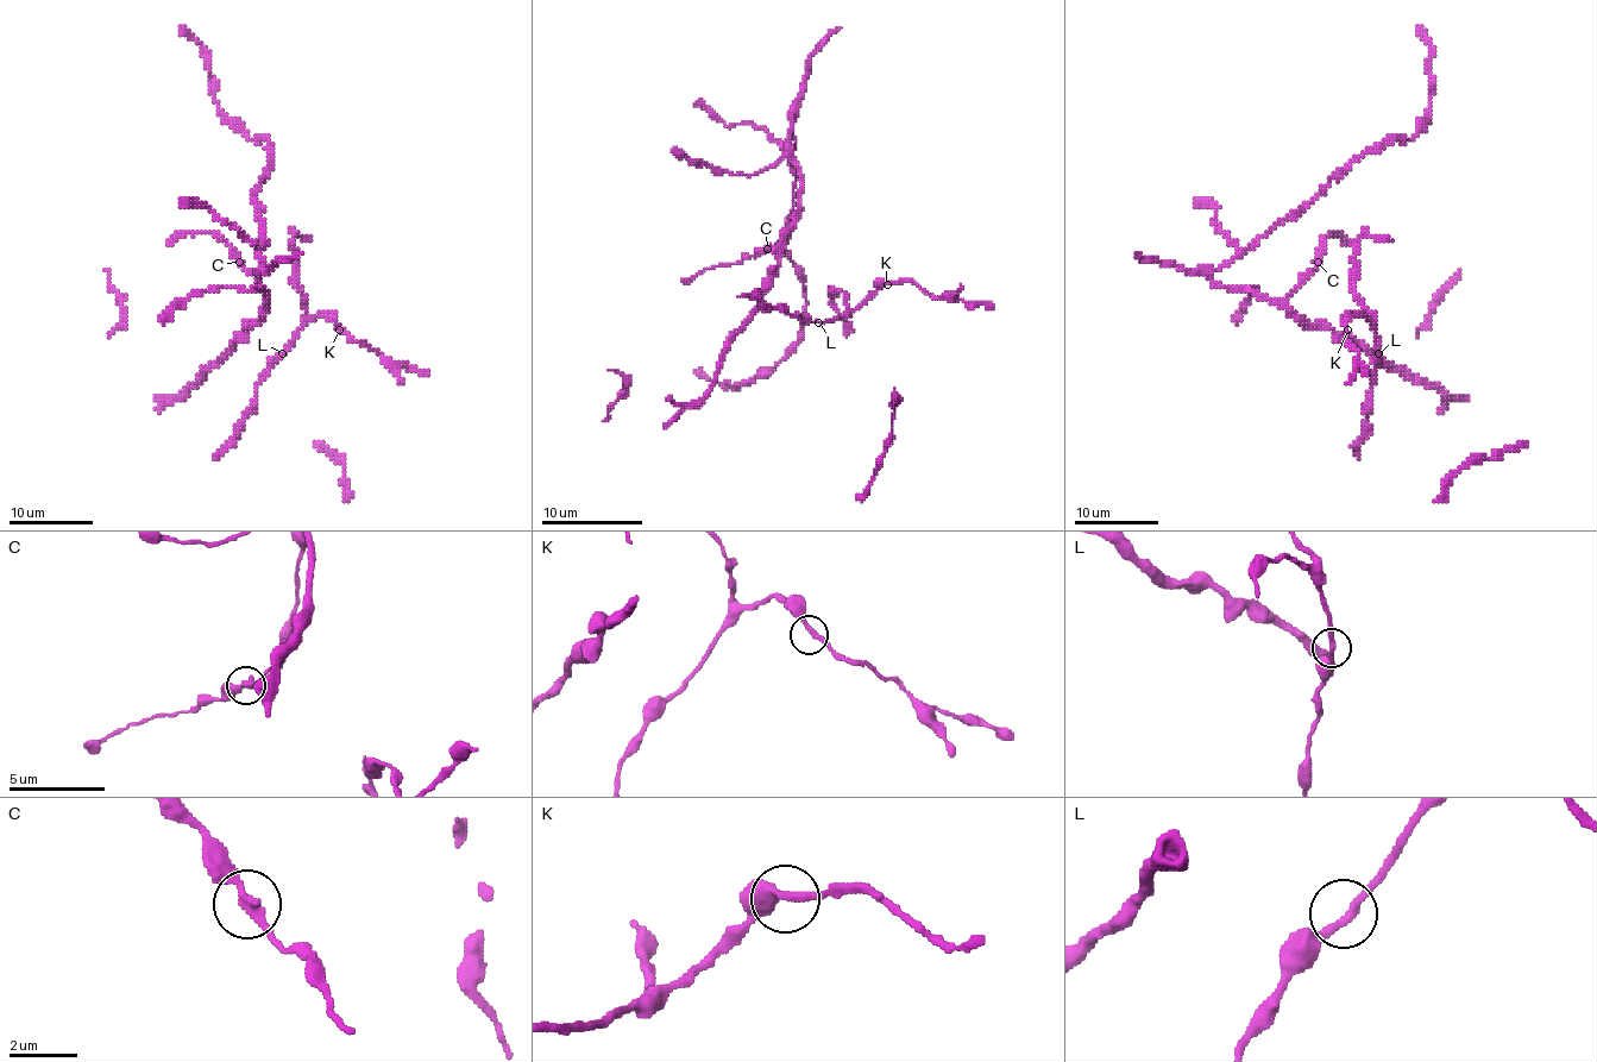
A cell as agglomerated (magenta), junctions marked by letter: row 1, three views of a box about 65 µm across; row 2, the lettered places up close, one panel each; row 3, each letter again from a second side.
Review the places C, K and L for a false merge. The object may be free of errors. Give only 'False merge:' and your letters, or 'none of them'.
False merge: none of them

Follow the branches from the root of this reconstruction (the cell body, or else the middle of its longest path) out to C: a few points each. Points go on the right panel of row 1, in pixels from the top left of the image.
C: (1255, 294), (1282, 301), (1318, 263)

